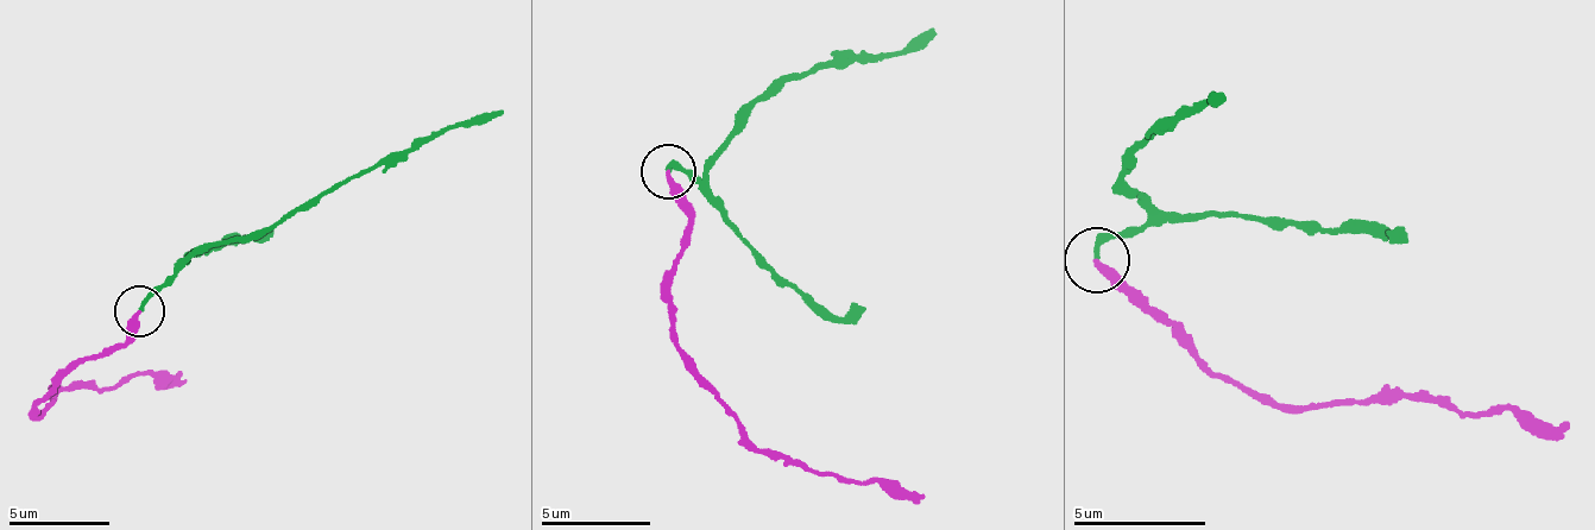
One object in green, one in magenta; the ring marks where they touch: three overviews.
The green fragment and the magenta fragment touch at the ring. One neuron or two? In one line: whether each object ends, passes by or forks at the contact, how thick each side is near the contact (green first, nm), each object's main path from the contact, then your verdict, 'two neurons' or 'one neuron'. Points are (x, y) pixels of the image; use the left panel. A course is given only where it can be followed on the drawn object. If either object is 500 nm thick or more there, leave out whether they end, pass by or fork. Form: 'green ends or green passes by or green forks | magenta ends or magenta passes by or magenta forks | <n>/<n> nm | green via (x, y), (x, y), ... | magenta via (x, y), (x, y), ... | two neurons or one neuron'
green ends | magenta ends | 160/280 nm | green via (138, 311), (181, 266), (224, 243), (246, 243), (346, 182), (446, 128), (504, 113) | magenta via (138, 311), (124, 341), (43, 398), (35, 415), (62, 390), (100, 387), (170, 373), (187, 380) | one neuron

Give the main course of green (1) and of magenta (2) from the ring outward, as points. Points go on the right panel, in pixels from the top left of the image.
1: (1097, 262), (1147, 218), (1138, 194), (1138, 199), (1122, 174), (1143, 142), (1208, 103), (1222, 105), (1216, 96)
2: (1097, 262), (1147, 304), (1212, 372), (1280, 403), (1401, 396), (1463, 410), (1531, 418), (1563, 434)

